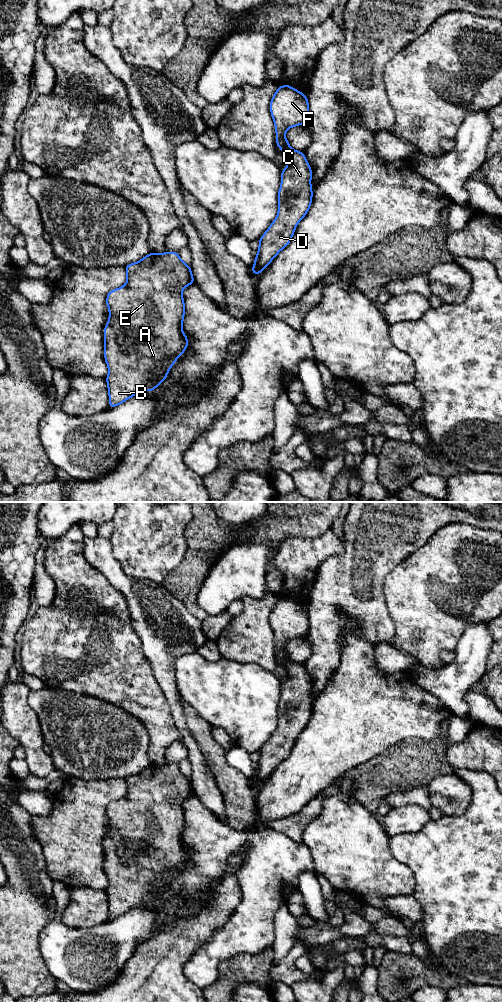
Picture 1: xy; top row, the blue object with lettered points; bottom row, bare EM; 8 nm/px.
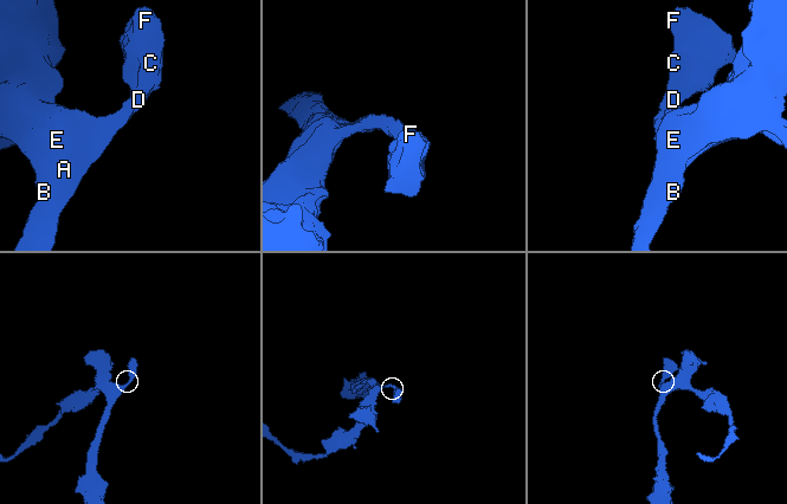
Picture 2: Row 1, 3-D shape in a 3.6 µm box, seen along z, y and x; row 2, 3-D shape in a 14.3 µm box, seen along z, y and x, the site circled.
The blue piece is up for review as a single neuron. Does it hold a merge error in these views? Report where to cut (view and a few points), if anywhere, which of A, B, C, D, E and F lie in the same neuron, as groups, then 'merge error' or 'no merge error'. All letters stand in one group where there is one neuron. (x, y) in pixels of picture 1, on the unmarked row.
no cut; A B C D E F; no merge error

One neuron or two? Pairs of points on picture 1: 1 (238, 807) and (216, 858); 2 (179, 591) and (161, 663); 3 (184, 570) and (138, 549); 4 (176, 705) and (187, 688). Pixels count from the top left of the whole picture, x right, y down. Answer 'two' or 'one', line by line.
1: two
2: two
3: two
4: two

